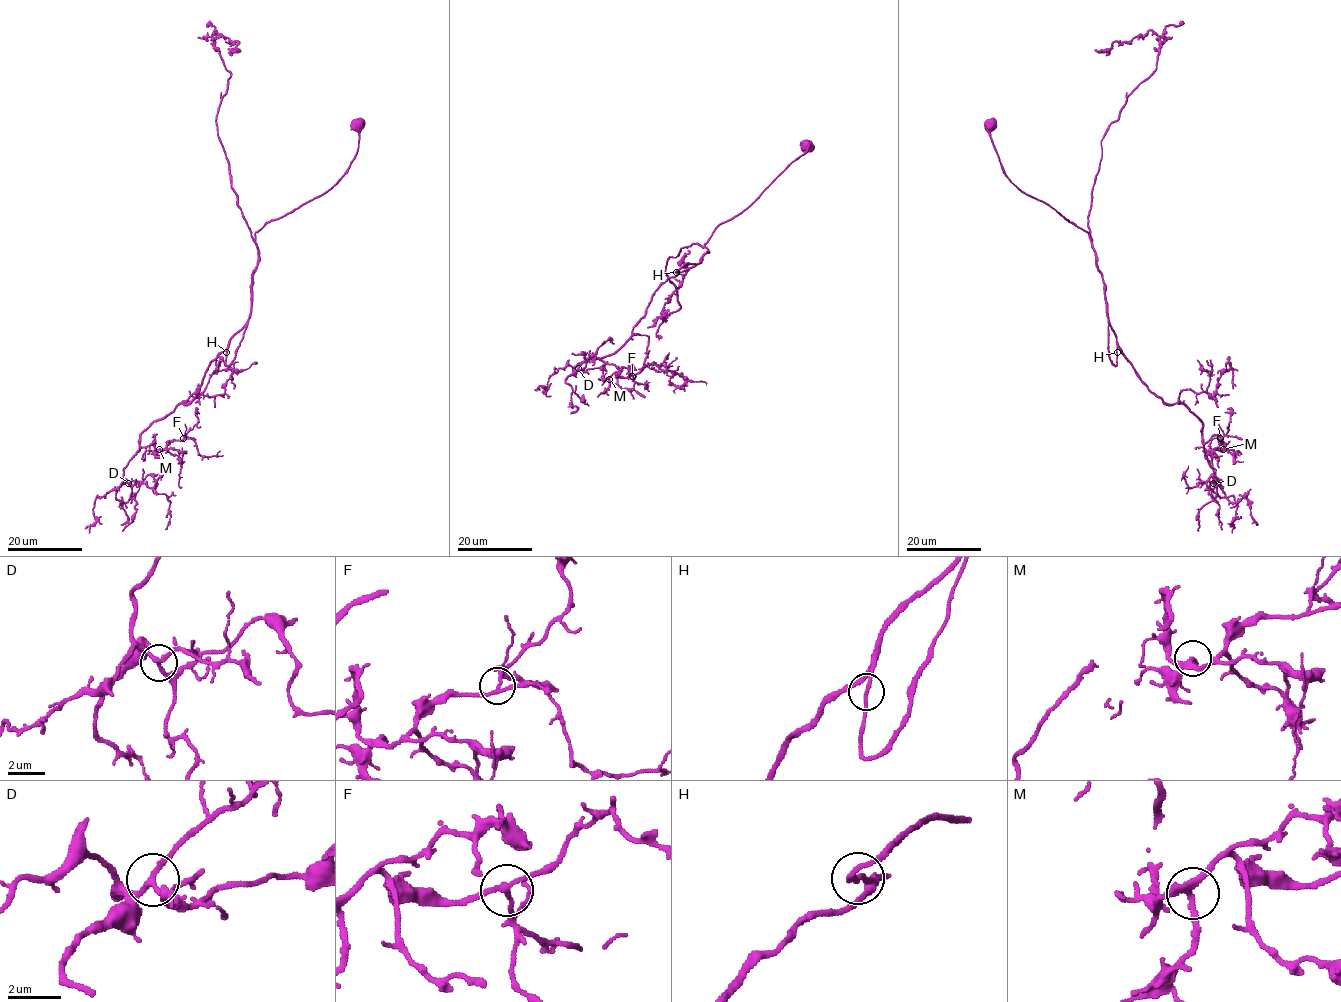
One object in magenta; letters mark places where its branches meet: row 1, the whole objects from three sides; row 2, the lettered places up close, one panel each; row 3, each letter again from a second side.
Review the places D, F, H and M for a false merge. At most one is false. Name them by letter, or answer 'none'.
none

